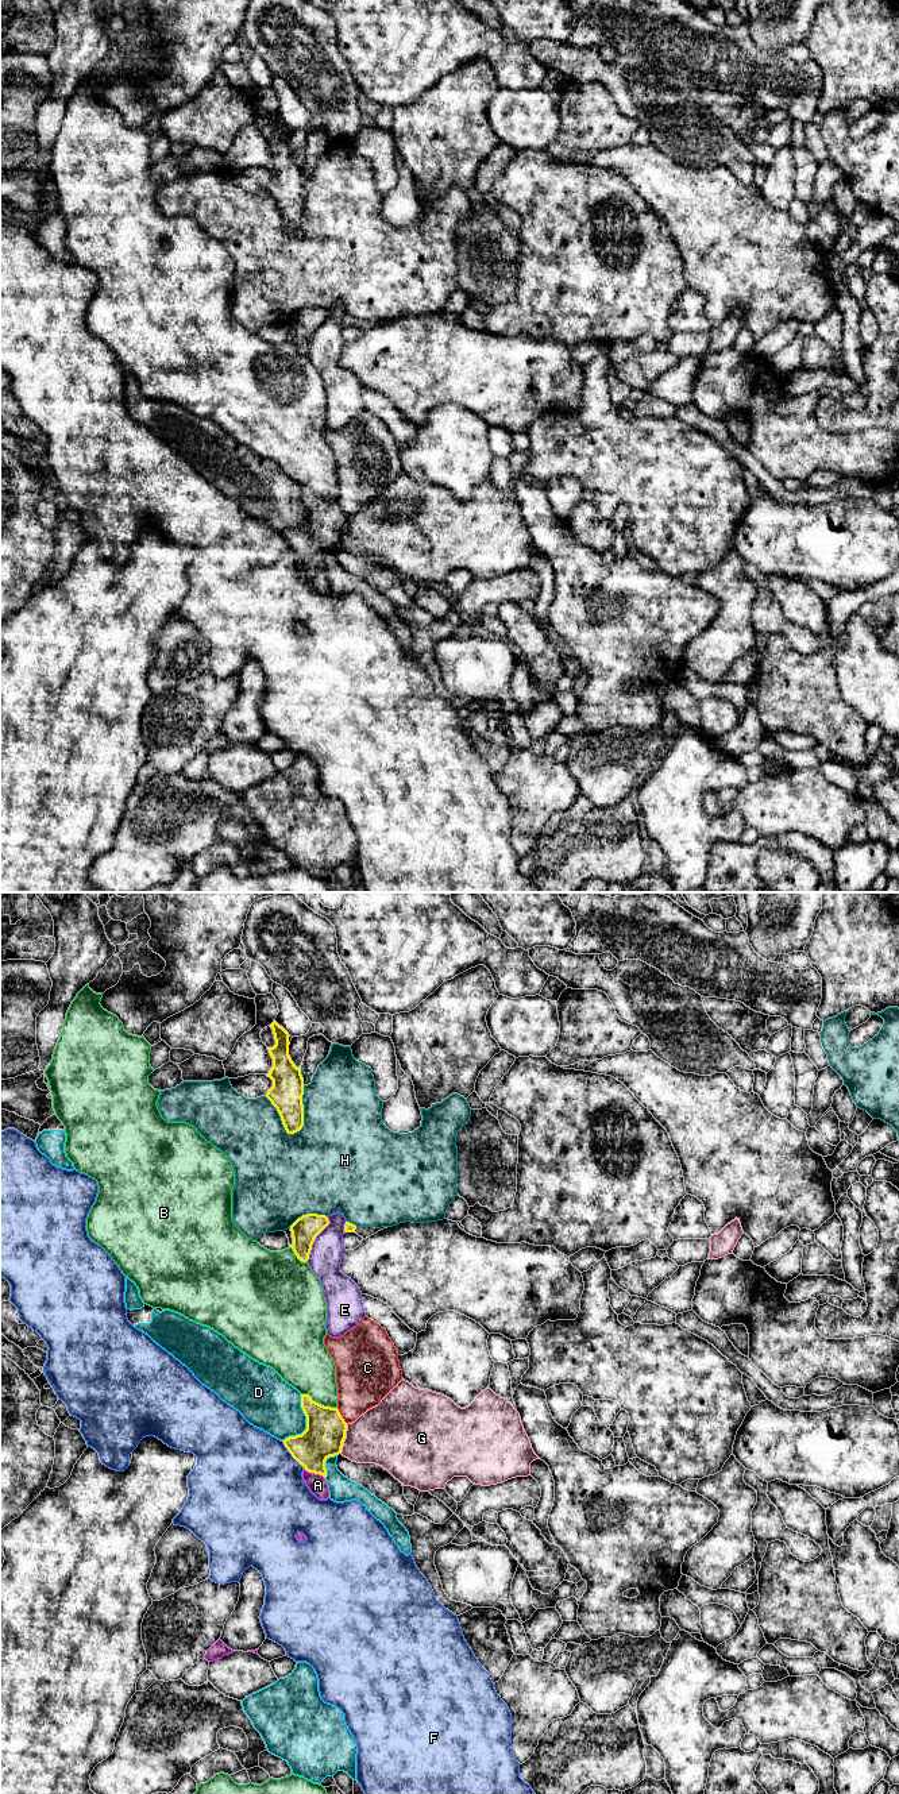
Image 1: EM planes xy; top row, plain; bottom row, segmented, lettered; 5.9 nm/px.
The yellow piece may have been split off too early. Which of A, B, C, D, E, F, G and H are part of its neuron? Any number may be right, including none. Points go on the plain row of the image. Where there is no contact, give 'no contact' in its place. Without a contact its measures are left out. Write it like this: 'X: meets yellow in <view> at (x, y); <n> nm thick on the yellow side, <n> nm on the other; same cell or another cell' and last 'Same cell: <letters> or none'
A: meets yellow in xy at (315, 566); 240 nm thick on the yellow side, 110 nm on the other; same cell
B: meets yellow in xy at (317, 496); 240 nm thick on the yellow side, 300 nm on the other; another cell
C: meets yellow in xy at (340, 509); 240 nm thick on the yellow side, 300 nm on the other; another cell
D: meets yellow in xy at (307, 516); 240 nm thick on the yellow side, 320 nm on the other; another cell
E: meets yellow in xy at (315, 331); 160 nm thick on the yellow side, 190 nm on the other; another cell
F: meets yellow in xy at (289, 544); 240 nm thick on the yellow side, 500 nm on the other; another cell
G: meets yellow in xy at (344, 531); 240 nm thick on the yellow side, 360 nm on the other; another cell
H: meets yellow in xy at (282, 215); 190 nm thick on the yellow side, 420 nm on the other; another cell
Same cell: A

